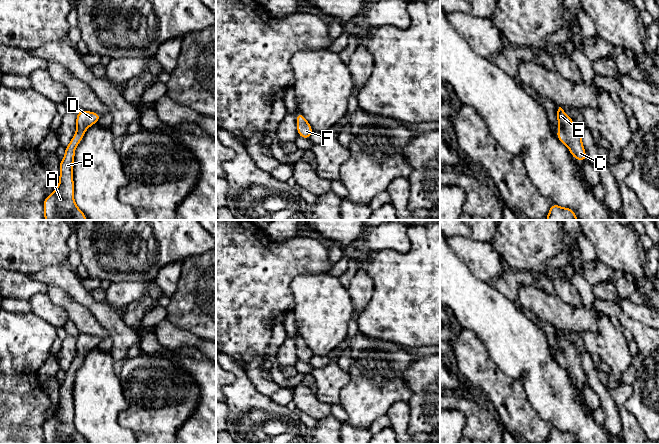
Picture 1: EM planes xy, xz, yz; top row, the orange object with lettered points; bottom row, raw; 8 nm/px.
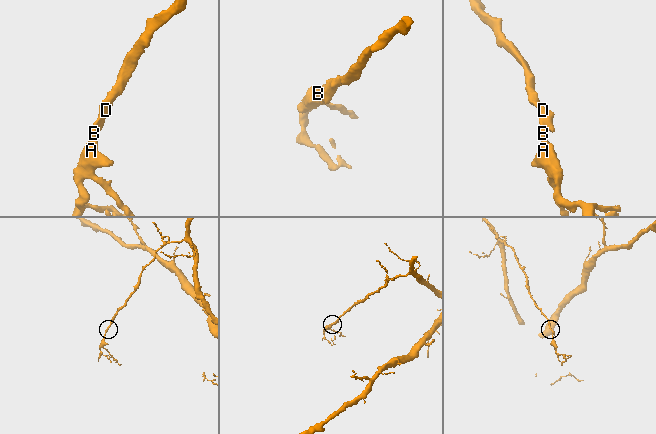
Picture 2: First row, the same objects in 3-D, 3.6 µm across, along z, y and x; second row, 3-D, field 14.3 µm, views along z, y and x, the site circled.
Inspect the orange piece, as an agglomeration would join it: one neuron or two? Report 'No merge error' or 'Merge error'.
No merge error

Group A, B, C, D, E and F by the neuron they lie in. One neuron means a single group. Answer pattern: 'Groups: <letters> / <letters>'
Groups: A B C D E F

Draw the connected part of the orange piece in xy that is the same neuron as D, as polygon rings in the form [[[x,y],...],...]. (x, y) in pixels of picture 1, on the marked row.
[[[80,109],[76,117],[76,133],[65,147],[65,155],[59,163],[58,187],[43,201],[45,220],[87,220],[74,201],[73,163],[75,149],[86,130],[97,123],[101,114]]]

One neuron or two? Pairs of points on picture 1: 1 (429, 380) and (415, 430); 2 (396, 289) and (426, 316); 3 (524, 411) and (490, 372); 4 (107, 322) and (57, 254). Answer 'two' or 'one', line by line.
1: one
2: one
3: one
4: two

